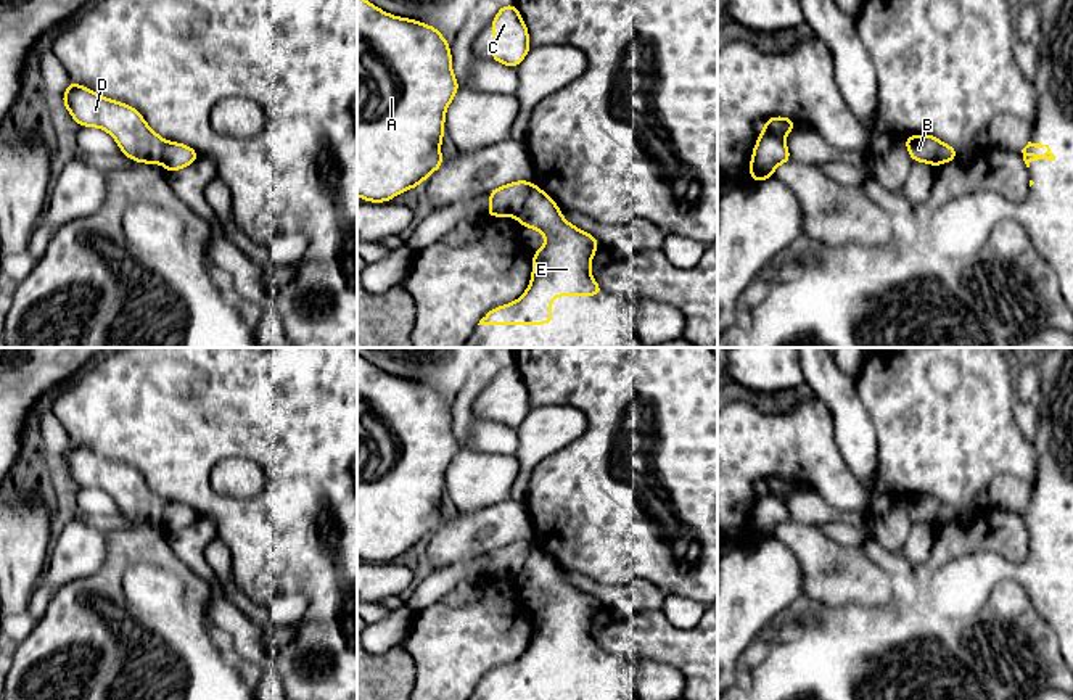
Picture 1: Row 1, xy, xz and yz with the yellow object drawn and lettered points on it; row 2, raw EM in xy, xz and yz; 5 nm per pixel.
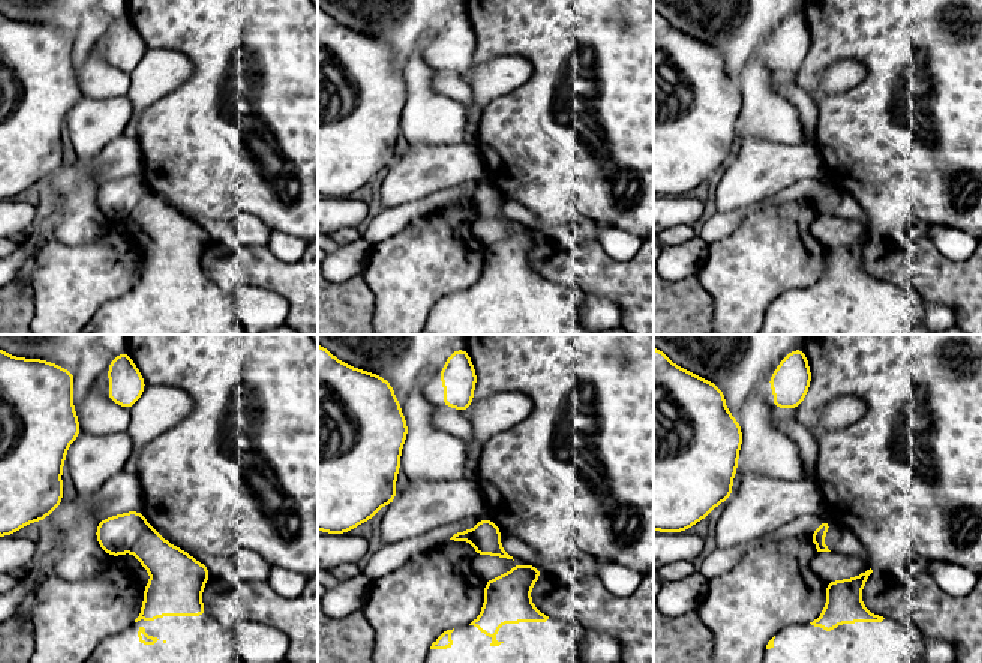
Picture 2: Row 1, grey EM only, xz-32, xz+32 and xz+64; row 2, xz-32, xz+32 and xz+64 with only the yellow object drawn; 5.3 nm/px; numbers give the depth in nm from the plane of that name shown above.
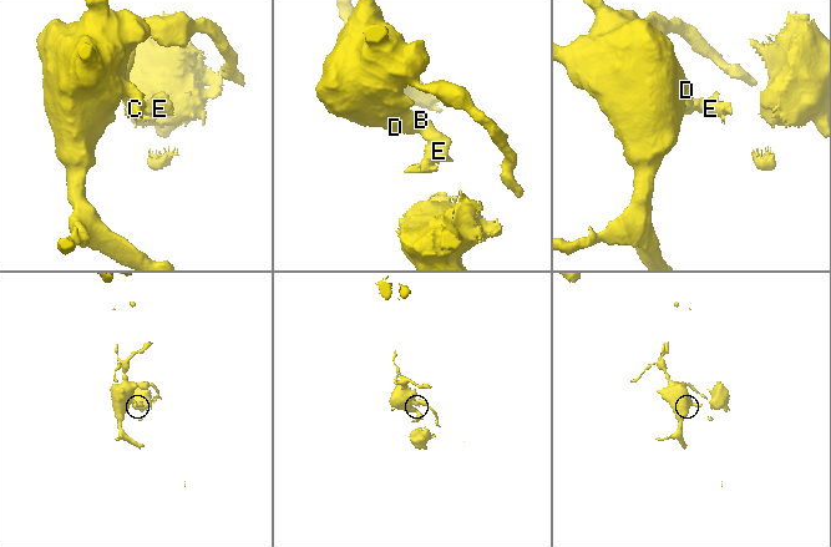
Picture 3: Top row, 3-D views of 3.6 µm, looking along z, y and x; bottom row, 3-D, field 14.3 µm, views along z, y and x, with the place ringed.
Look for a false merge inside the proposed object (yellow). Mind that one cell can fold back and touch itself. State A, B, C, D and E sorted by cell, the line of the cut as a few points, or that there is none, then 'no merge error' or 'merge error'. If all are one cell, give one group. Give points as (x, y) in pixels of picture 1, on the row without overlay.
groups A B C D / E; cut xz (534, 546), (517, 576); merge error

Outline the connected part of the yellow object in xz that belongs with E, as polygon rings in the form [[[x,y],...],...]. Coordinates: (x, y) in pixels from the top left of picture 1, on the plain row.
[[[532,547],[518,574],[523,587],[539,591],[545,605],[532,613],[528,650],[513,663],[484,674],[478,686],[549,686],[553,682],[553,657],[600,657],[590,623],[598,600],[565,581],[560,566],[539,547]]]

